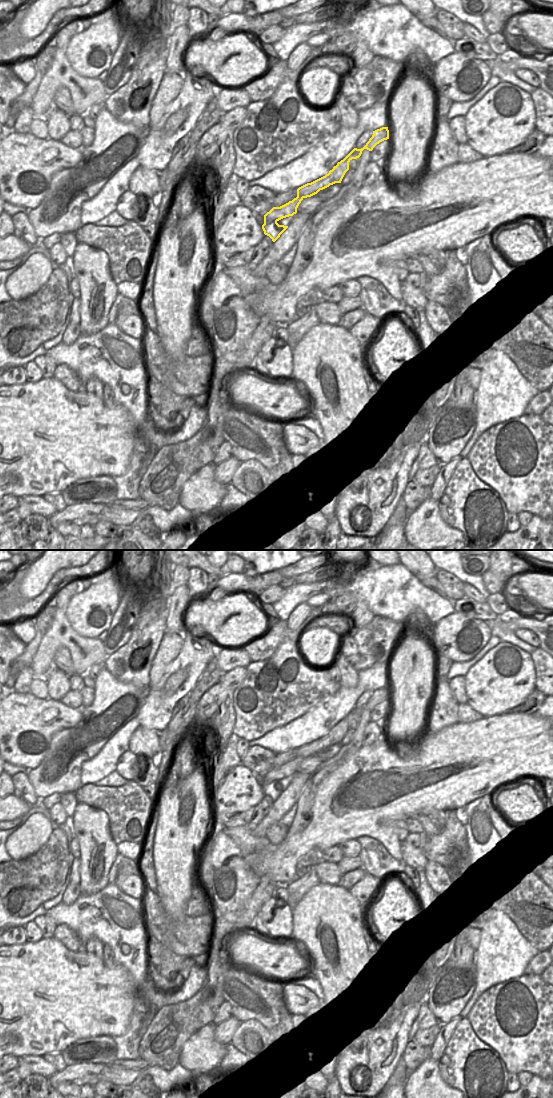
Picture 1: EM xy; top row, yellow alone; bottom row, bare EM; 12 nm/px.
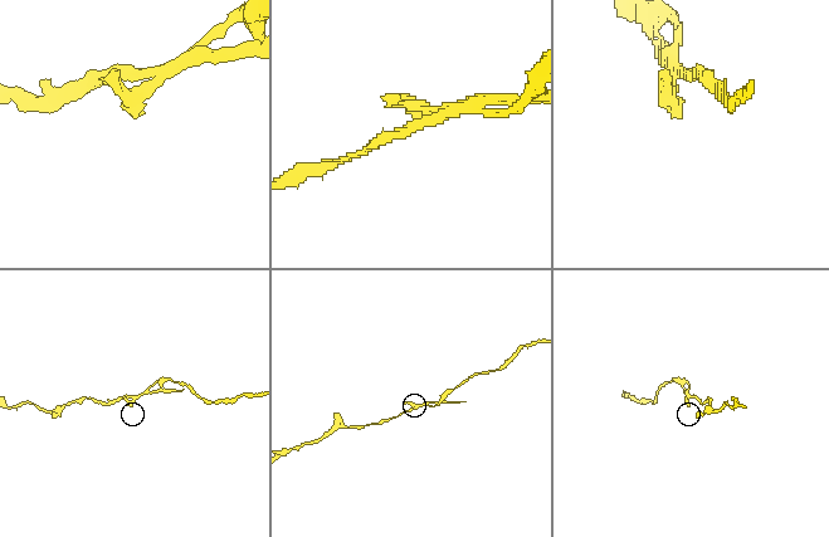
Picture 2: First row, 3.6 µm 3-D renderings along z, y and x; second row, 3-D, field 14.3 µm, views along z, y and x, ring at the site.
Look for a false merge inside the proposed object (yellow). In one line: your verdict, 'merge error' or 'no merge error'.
merge error

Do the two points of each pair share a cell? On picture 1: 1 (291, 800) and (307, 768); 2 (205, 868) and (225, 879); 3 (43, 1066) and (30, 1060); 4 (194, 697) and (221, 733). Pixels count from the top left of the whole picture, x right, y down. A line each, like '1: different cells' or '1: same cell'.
1: different cells
2: different cells
3: same cell
4: different cells

